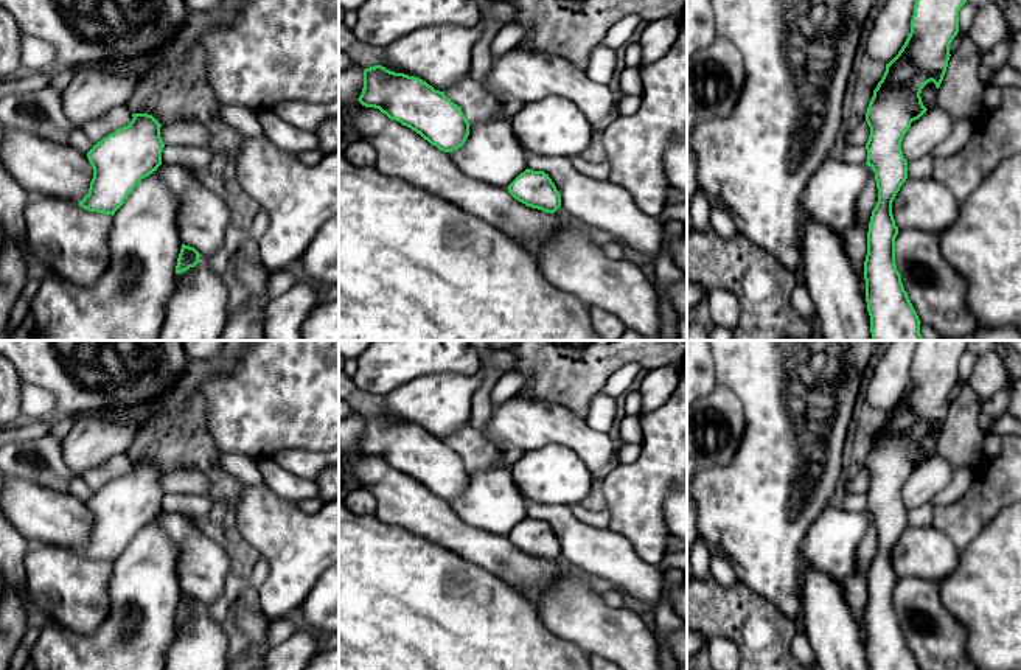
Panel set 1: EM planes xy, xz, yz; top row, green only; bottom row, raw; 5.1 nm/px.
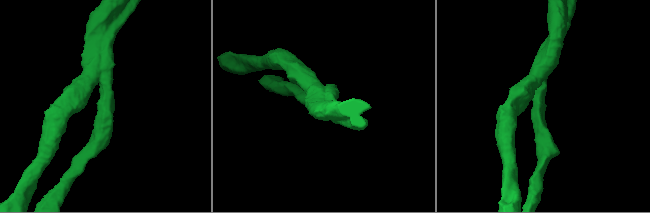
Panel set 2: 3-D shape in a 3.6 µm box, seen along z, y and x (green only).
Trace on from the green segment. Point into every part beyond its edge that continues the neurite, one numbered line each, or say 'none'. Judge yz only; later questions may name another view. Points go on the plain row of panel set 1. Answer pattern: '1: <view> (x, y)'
none

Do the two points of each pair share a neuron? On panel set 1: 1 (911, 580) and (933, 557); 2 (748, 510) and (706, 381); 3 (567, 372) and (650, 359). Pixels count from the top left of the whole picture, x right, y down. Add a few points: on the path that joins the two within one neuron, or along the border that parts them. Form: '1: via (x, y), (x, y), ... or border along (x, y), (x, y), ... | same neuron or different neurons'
1: via (917, 574), (926, 563) | same neuron
2: border along (712, 356), (718, 383) | different neurons
3: via (588, 362), (594, 356), (630, 356) | same neuron

